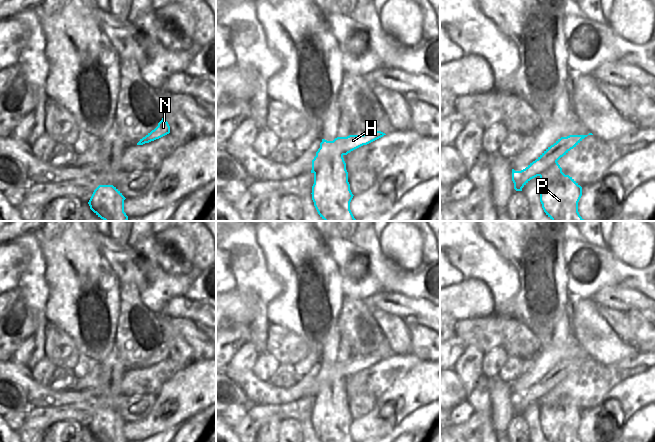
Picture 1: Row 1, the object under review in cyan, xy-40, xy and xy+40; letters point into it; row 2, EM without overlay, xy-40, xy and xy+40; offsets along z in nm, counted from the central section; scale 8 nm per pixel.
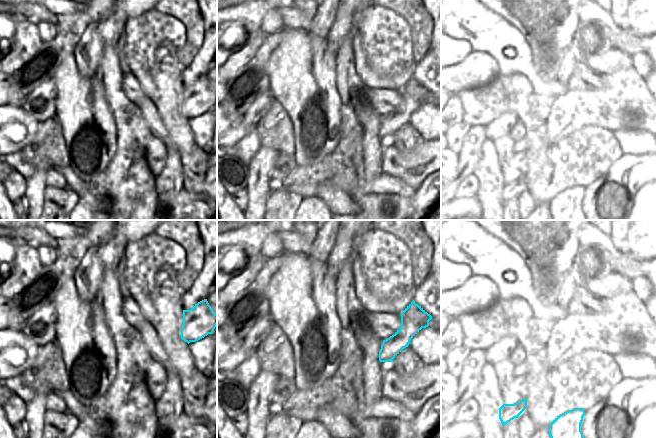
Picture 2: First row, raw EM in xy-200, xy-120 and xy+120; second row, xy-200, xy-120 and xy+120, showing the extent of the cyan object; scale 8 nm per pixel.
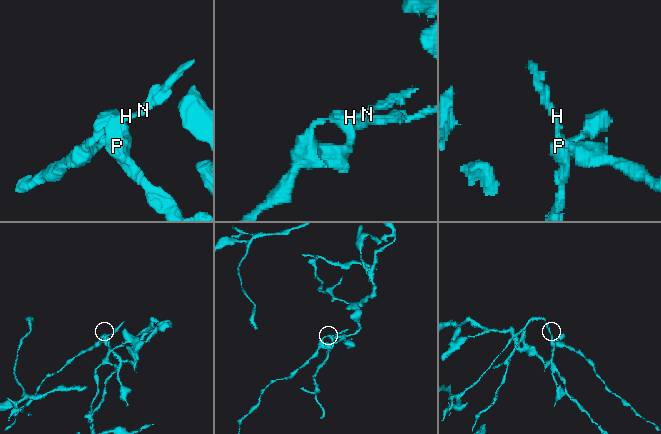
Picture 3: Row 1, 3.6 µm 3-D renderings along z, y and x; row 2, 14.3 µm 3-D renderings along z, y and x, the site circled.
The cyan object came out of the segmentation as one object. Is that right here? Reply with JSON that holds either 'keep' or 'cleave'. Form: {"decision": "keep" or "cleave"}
{"decision": "cleave"}

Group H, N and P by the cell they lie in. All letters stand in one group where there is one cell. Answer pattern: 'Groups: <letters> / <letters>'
Groups: H N / P.

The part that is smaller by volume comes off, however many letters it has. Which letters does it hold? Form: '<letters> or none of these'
H, N.

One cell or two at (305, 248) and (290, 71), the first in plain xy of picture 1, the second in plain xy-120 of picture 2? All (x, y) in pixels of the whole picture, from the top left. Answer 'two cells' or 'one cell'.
one cell

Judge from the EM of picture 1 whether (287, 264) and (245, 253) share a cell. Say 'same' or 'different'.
different

